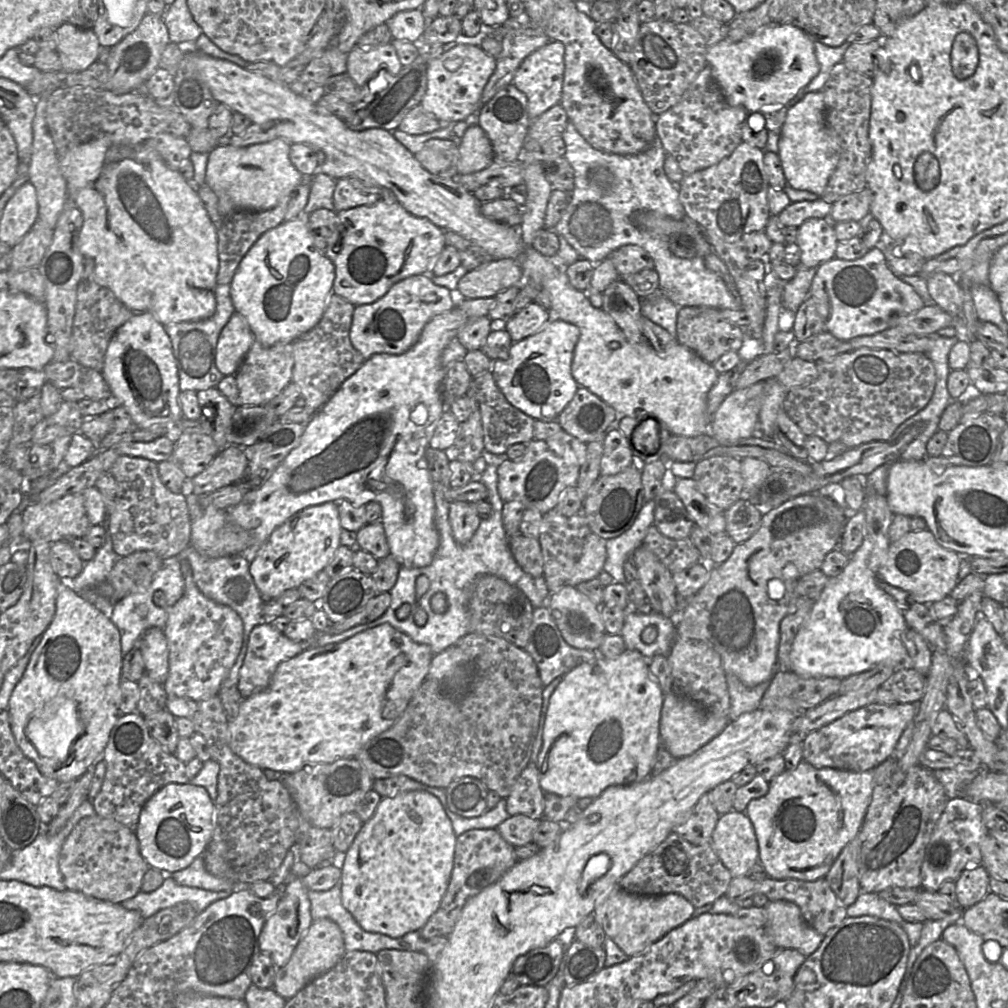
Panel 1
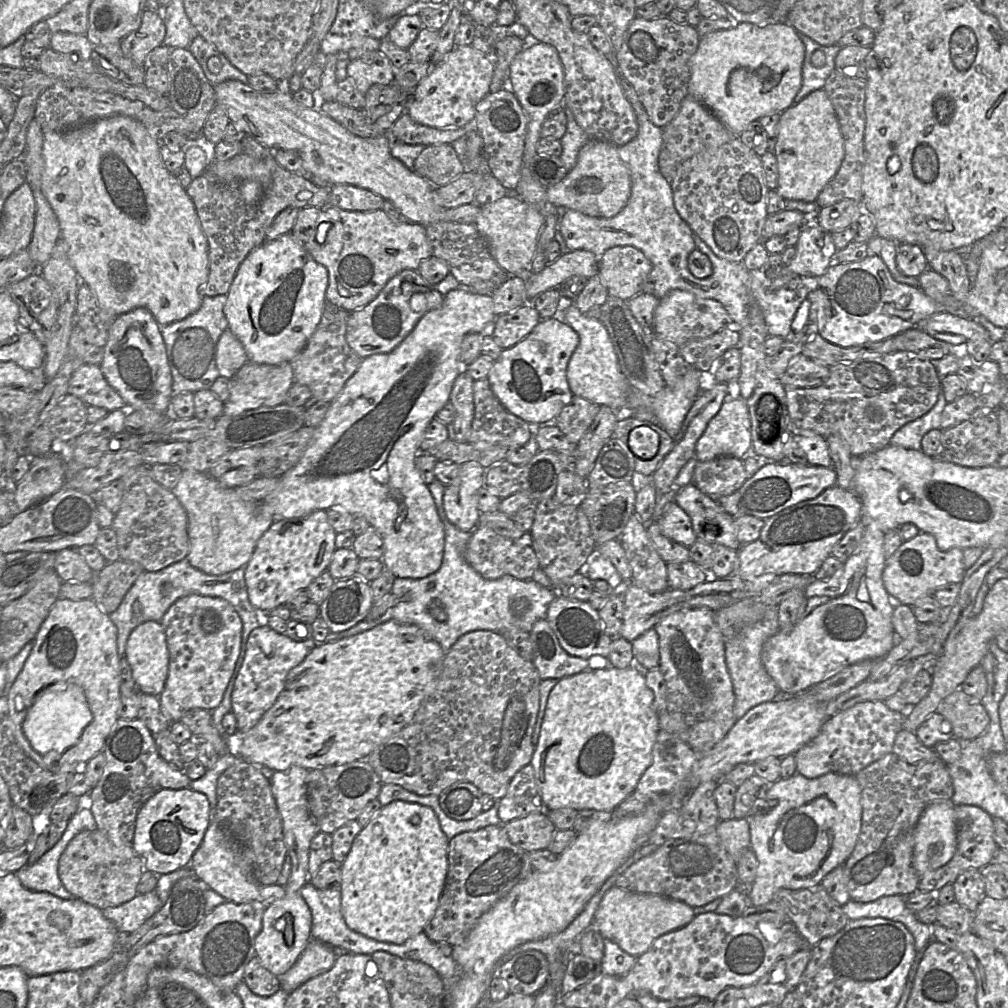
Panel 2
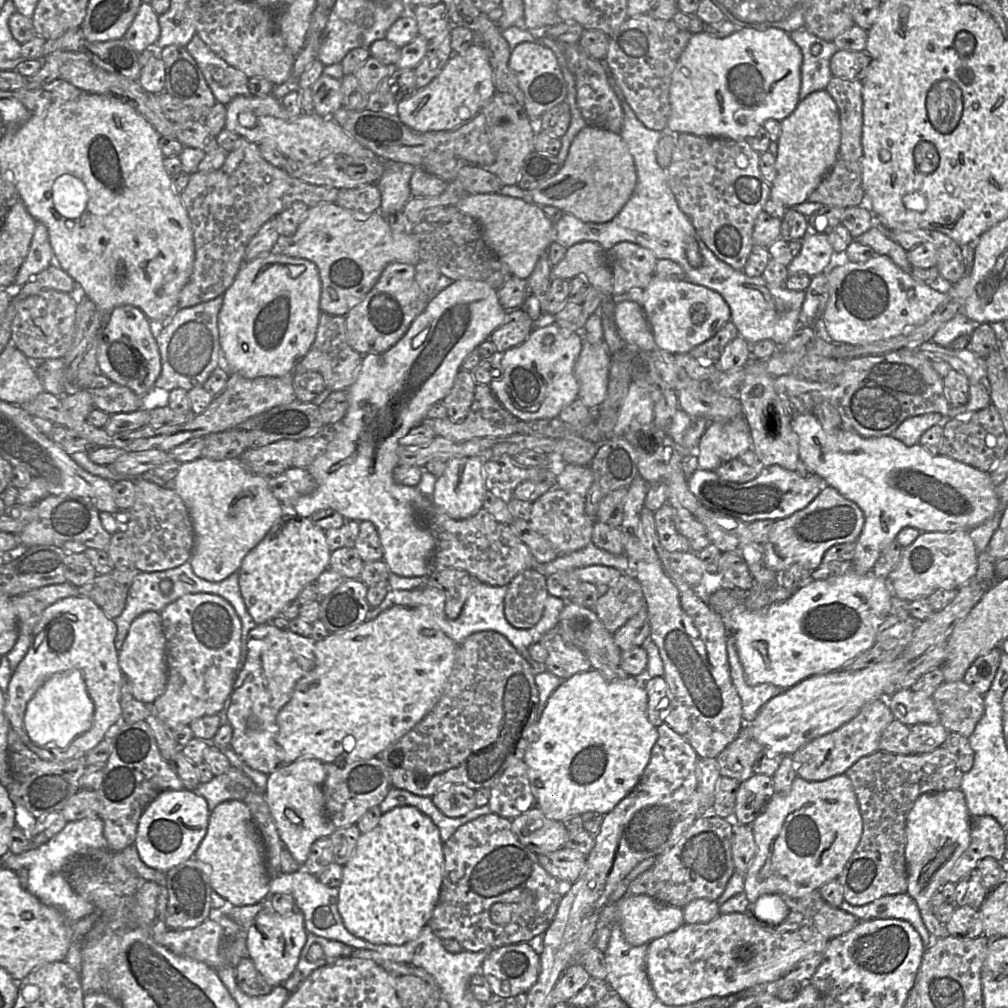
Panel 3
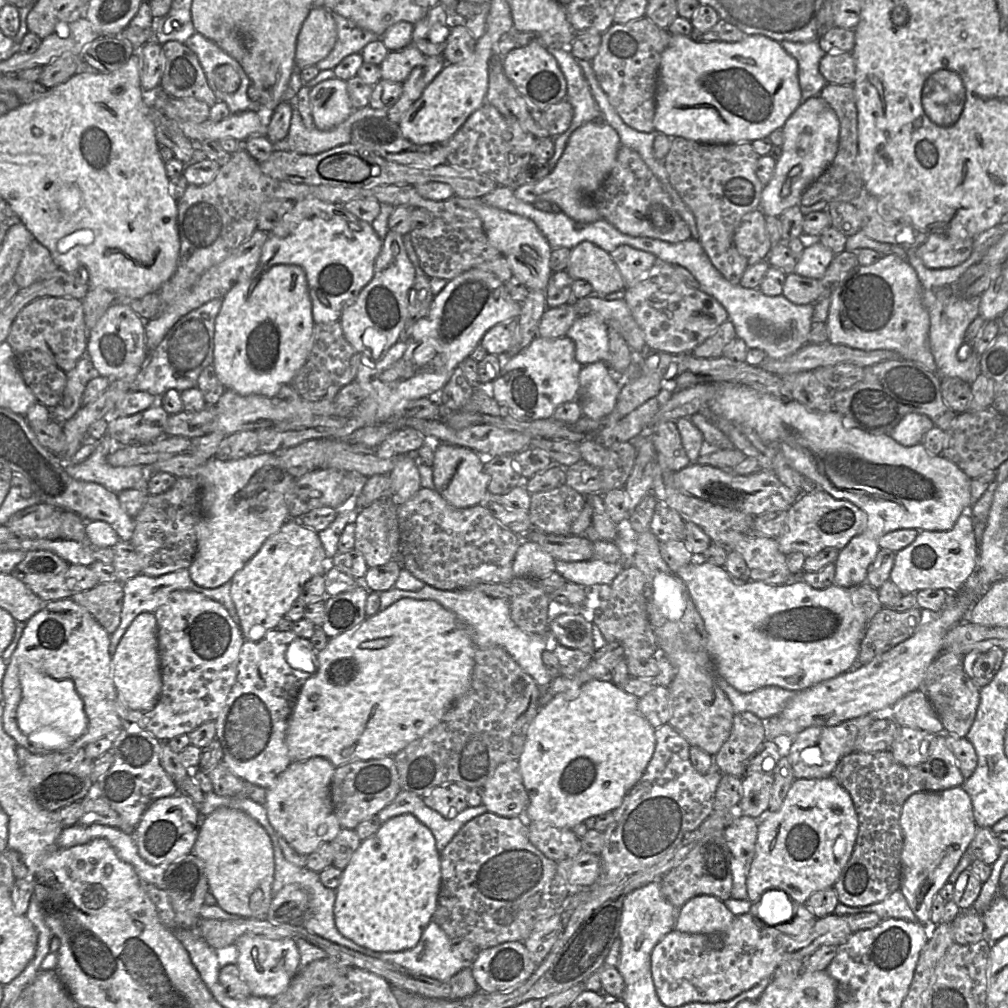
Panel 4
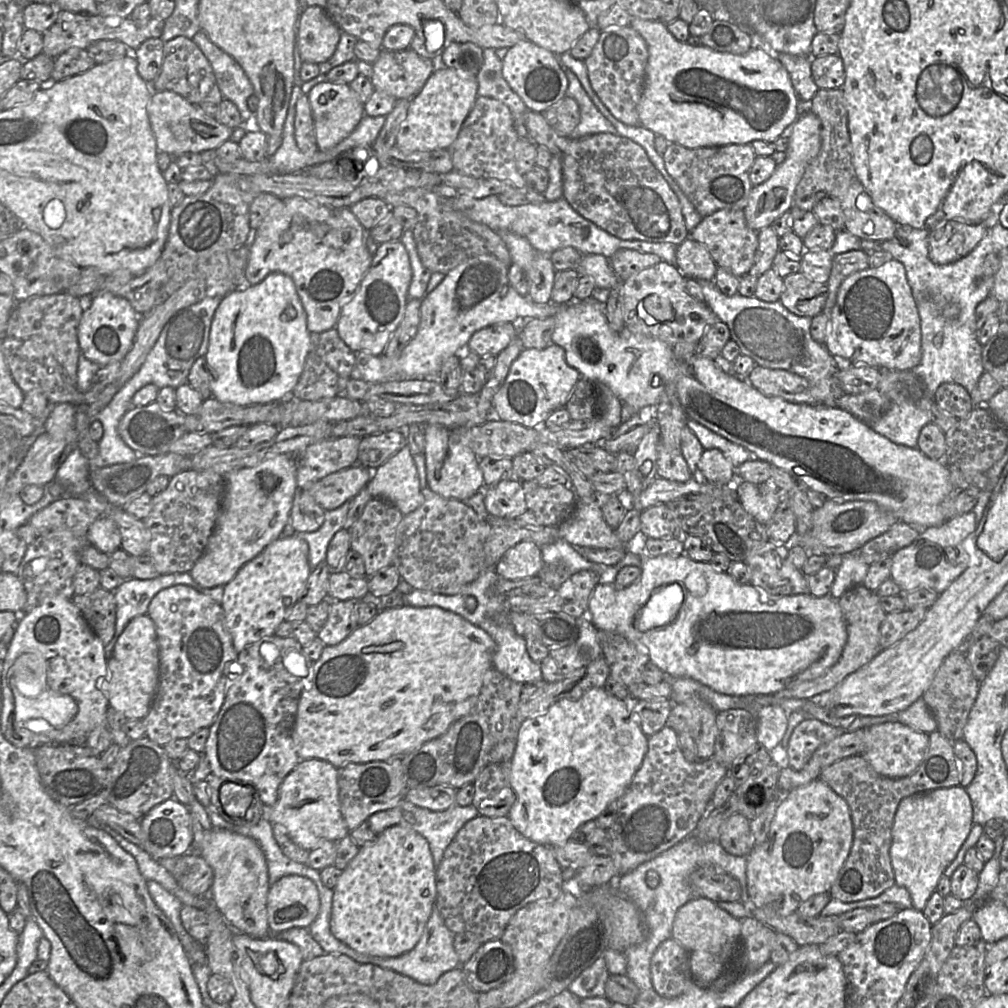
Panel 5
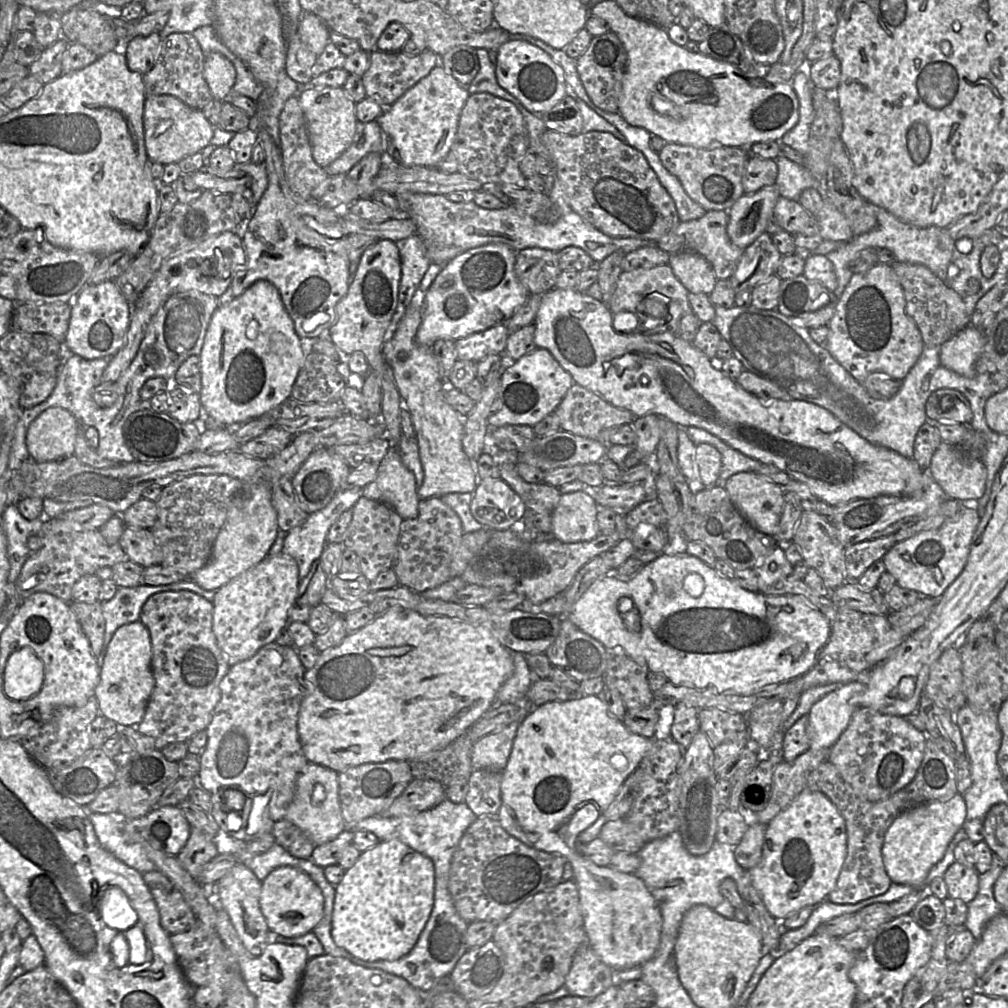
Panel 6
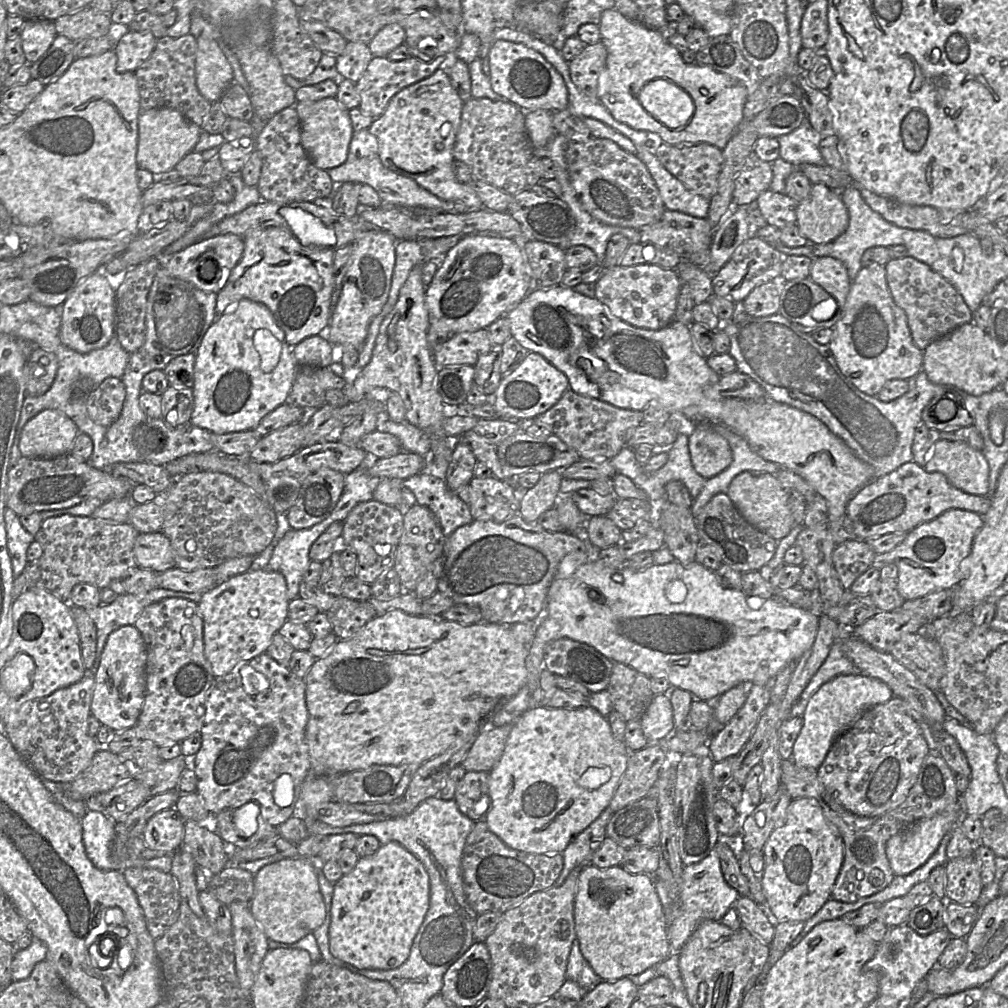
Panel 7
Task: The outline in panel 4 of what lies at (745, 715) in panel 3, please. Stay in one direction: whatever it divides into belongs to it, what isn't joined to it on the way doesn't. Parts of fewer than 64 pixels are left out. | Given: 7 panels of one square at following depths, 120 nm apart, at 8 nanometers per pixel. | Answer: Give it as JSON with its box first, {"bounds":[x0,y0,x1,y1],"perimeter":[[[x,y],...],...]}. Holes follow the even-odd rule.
{"bounds":[716,677,796,720],"perimeter":[[[716,677],[716,684],[727,695],[735,714],[751,712],[762,720],[778,716],[796,693],[777,686],[767,686],[750,693],[741,693],[721,677]]]}

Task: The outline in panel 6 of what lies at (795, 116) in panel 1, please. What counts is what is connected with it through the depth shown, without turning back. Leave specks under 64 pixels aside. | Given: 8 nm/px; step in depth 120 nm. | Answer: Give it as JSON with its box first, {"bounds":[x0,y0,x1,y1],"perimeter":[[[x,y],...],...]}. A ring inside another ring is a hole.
{"bounds":[727,184,779,249],"perimeter":[[[775,184],[742,195],[728,210],[727,235],[731,242],[745,249],[764,233],[779,197]]]}

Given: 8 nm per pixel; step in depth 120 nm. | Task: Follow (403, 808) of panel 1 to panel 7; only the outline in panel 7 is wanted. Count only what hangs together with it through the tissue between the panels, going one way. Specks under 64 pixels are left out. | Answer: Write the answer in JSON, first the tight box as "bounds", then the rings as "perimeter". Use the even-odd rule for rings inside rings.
{"bounds":[329,841,429,969],"perimeter":[[[397,841],[380,845],[372,855],[360,857],[352,871],[334,884],[329,928],[331,954],[358,969],[399,967],[409,957],[414,938],[428,911],[429,900],[429,875],[422,862]]]}

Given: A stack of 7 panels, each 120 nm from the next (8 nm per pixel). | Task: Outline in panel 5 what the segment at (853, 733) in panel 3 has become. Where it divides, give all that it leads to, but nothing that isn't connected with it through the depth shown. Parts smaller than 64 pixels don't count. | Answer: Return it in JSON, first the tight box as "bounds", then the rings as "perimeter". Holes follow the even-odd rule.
{"bounds":[787,717,844,770],"perimeter":[[[806,717],[793,730],[787,745],[788,767],[801,770],[823,744],[844,732],[816,718]]]}

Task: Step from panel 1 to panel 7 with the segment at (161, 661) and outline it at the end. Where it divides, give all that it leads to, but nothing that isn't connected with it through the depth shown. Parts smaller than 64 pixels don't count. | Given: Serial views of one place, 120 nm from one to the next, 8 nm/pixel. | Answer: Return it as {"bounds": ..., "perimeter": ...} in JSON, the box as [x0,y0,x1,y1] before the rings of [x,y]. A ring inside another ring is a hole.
{"bounds":[90,625,147,732],"perimeter":[[[135,625],[123,626],[109,635],[108,640],[105,644],[103,653],[100,658],[100,664],[99,664],[98,670],[94,677],[94,688],[93,688],[91,708],[90,708],[91,715],[97,718],[99,722],[101,723],[101,725],[110,727],[114,732],[121,732],[128,728],[135,727],[138,721],[138,718],[140,716],[143,703],[144,703],[144,697],[145,697],[145,691],[146,691],[146,663],[147,663],[146,646],[145,646],[142,635],[140,634],[139,630],[135,627]]]}

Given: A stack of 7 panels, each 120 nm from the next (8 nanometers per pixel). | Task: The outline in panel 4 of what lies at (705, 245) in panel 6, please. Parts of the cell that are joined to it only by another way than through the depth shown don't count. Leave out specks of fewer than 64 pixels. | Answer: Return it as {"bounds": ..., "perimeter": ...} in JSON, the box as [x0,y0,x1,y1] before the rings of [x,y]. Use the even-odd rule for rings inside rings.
{"bounds":[734,210,772,265],"perimeter":[[[759,210],[751,211],[745,214],[735,230],[734,245],[738,252],[747,259],[748,265],[753,265],[761,260],[767,259],[772,244],[766,232],[766,216]]]}

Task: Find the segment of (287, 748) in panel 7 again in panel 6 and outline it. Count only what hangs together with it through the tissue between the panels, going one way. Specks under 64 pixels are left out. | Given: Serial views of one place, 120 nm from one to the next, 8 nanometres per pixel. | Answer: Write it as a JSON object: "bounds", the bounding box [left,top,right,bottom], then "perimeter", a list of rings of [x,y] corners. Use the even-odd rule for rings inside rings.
{"bounds":[198,641,308,821],"perimeter":[[[275,641],[271,642],[261,649],[259,649],[251,658],[236,663],[231,666],[220,682],[221,698],[217,705],[214,708],[212,720],[206,728],[207,732],[207,743],[201,754],[199,755],[200,759],[200,771],[198,773],[198,785],[201,786],[204,790],[209,793],[217,792],[219,789],[226,788],[235,788],[242,791],[247,798],[255,795],[265,795],[268,791],[271,791],[271,797],[268,803],[268,810],[270,818],[274,821],[280,821],[285,819],[287,808],[293,800],[296,780],[303,770],[303,768],[308,763],[302,746],[300,744],[300,738],[298,734],[298,715],[300,711],[300,706],[303,699],[307,696],[307,689],[303,682],[303,676],[306,669],[302,665],[297,649],[294,646],[281,646],[278,645]],[[276,650],[279,655],[282,657],[282,664],[278,668],[270,668],[268,666],[268,653],[269,651]]]}

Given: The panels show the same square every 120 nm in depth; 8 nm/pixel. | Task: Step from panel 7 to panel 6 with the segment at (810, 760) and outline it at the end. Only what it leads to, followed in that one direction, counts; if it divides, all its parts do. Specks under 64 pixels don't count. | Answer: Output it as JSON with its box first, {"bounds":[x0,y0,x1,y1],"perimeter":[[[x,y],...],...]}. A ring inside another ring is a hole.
{"bounds":[806,680,864,750],"perimeter":[[[863,680],[852,681],[842,684],[813,704],[806,729],[809,749],[829,750],[837,742],[857,709],[857,697],[864,690]]]}

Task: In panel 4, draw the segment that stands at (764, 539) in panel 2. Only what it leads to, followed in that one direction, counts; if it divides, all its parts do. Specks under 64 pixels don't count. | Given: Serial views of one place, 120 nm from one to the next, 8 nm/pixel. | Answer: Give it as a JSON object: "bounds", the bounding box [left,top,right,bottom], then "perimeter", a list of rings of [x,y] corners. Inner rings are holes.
{"bounds":[777,490,867,558],"perimeter":[[[822,490],[814,494],[801,494],[787,511],[786,526],[777,540],[779,550],[786,556],[800,552],[806,558],[827,548],[842,550],[852,538],[861,534],[867,525],[867,515],[848,500],[833,498]]]}

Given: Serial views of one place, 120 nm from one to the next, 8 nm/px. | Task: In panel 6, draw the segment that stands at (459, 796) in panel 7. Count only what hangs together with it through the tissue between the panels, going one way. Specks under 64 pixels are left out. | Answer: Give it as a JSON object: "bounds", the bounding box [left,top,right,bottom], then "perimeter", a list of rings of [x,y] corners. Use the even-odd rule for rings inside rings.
{"bounds":[464,769,501,816],"perimeter":[[[475,769],[468,778],[464,803],[479,816],[496,816],[501,805],[501,772]]]}

